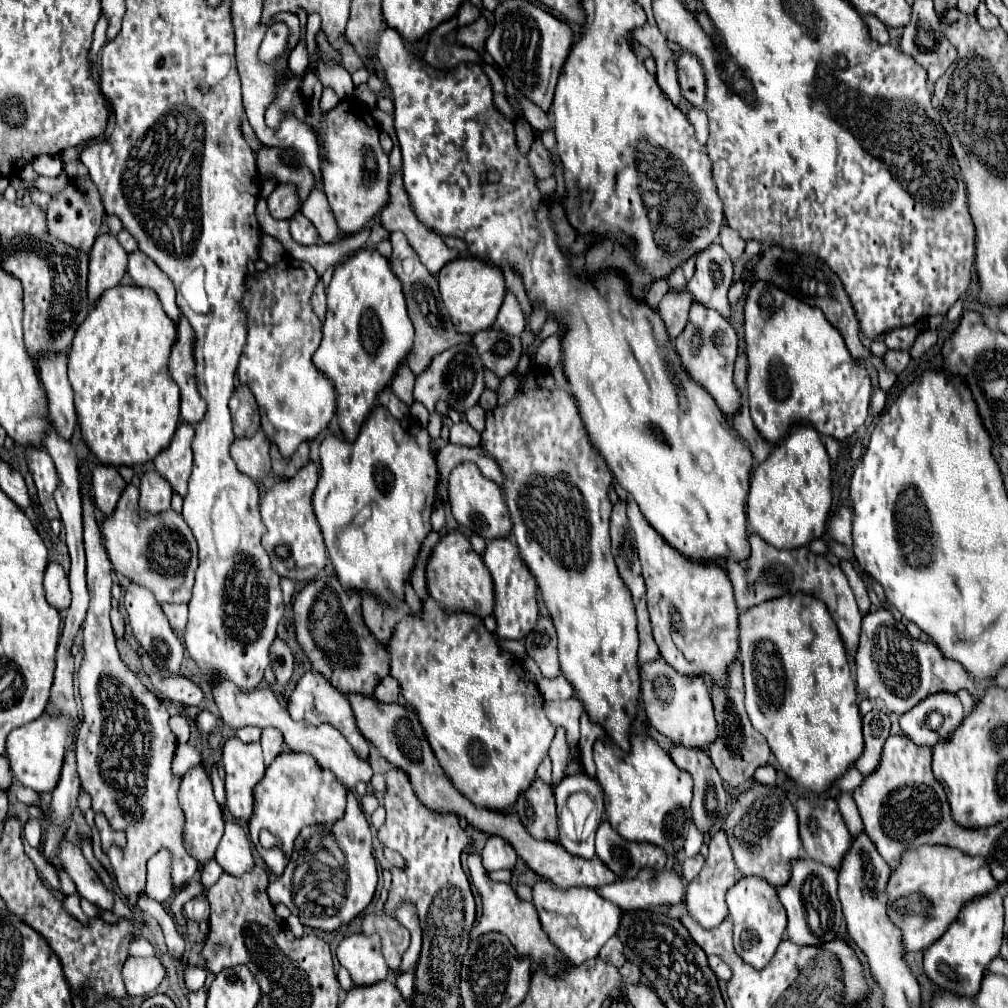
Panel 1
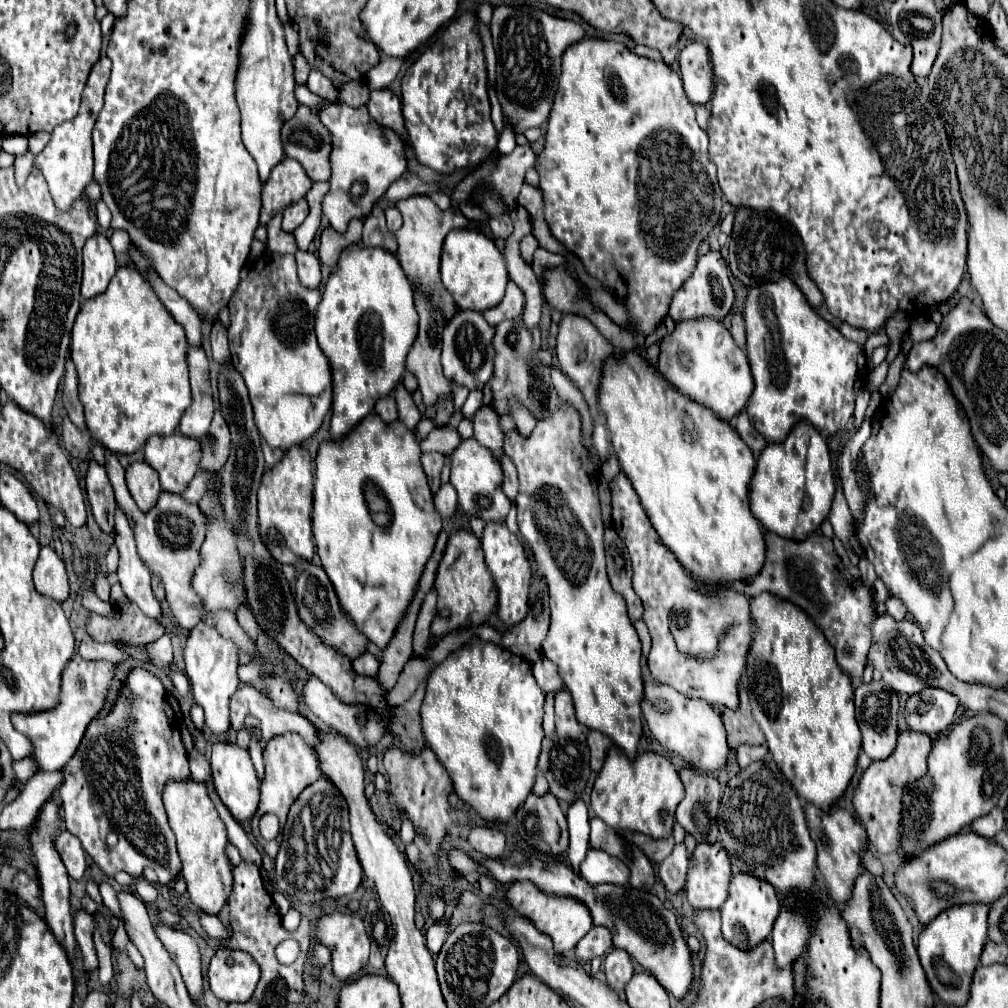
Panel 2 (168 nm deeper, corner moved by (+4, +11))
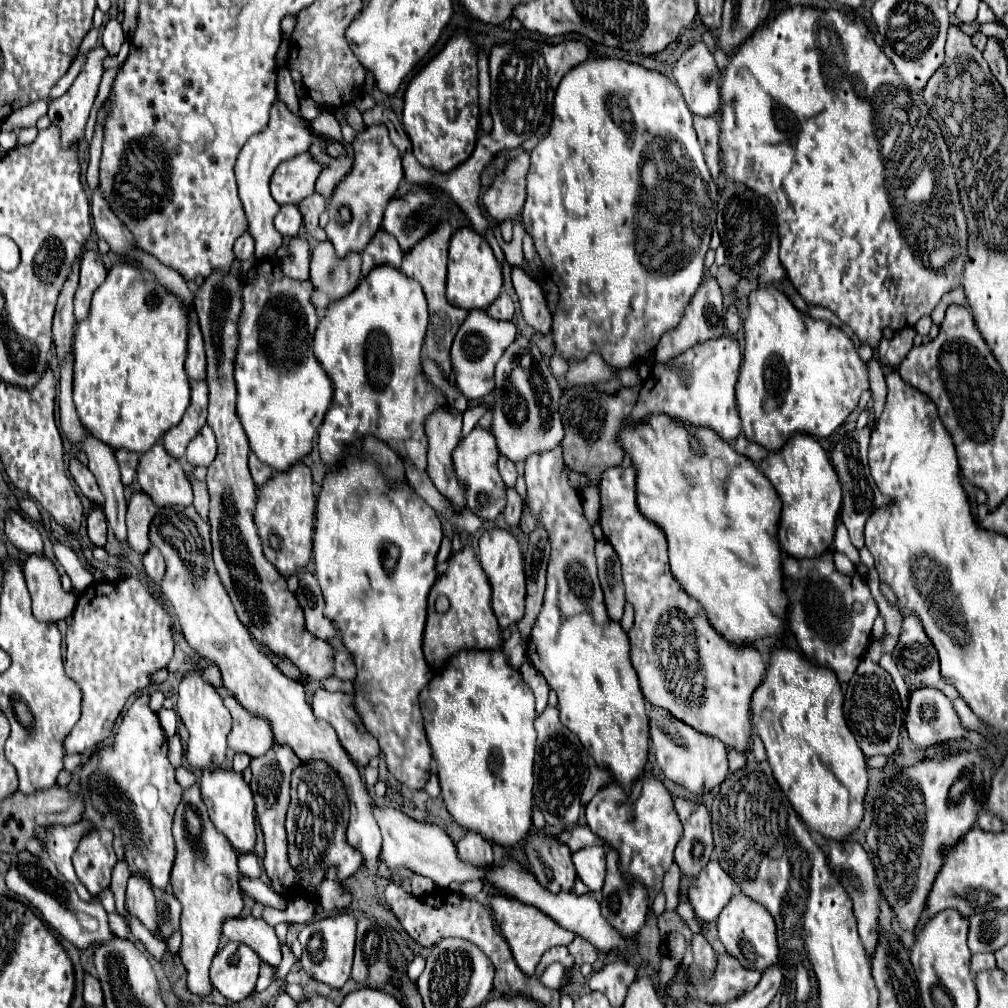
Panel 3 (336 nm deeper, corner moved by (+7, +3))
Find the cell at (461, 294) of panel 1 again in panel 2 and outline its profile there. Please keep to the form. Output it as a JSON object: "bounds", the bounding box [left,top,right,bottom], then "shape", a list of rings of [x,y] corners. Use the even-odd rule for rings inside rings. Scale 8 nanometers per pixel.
{"bounds":[442,230,508,312],"shape":[[[452,230],[446,236],[444,250],[442,250],[442,282],[452,292],[460,310],[476,310],[484,312],[504,298],[504,290],[508,284],[508,272],[504,264],[502,252],[496,244],[482,234],[480,230]]]}

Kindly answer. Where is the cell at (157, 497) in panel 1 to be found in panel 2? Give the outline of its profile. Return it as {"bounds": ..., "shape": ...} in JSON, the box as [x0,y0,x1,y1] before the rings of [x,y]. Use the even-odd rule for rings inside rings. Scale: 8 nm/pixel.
{"bounds":[126,462,162,512],"shape":[[[142,462],[130,464],[126,468],[126,484],[128,484],[130,496],[134,498],[136,506],[142,512],[148,512],[152,506],[156,506],[162,488],[156,472],[148,468],[148,464],[142,464]]]}

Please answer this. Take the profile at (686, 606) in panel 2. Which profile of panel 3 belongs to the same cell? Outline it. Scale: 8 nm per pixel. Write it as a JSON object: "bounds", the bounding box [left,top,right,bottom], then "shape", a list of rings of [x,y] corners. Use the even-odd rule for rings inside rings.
{"bounds":[601,466,765,750],"shape":[[[613,466],[609,468],[605,474],[603,474],[603,480],[601,480],[601,528],[603,528],[603,534],[607,536],[607,540],[613,544],[619,560],[621,560],[621,570],[623,570],[623,582],[625,582],[625,590],[627,590],[627,602],[633,606],[635,610],[635,626],[633,630],[629,632],[629,640],[631,640],[631,662],[637,670],[637,676],[639,676],[639,684],[641,684],[641,690],[643,690],[643,696],[647,702],[655,704],[655,706],[661,706],[665,710],[669,710],[675,718],[683,720],[685,724],[693,726],[697,732],[703,732],[703,734],[709,734],[713,738],[719,738],[727,748],[735,748],[735,750],[749,750],[749,740],[751,740],[751,724],[747,722],[749,720],[749,710],[751,710],[751,694],[753,690],[761,684],[763,680],[763,672],[765,672],[765,662],[761,658],[761,654],[757,652],[755,646],[737,646],[737,644],[731,644],[729,640],[725,642],[725,638],[721,634],[715,632],[715,628],[709,624],[707,620],[707,614],[705,610],[695,602],[695,600],[689,600],[689,596],[685,594],[685,590],[677,584],[677,580],[673,578],[671,570],[669,570],[669,562],[667,562],[667,542],[665,542],[665,536],[663,532],[653,526],[649,520],[645,520],[641,516],[641,512],[637,510],[637,504],[635,504],[635,470],[629,466],[629,468],[621,468],[621,466]]]}

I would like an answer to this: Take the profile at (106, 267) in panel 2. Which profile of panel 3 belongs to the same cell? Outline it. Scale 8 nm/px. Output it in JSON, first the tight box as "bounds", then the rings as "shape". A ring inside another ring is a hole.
{"bounds":[75,250,107,322],"shape":[[[87,250],[81,258],[81,270],[79,270],[79,286],[75,292],[75,320],[81,322],[89,316],[91,296],[93,292],[103,284],[107,276],[107,268],[95,250]]]}

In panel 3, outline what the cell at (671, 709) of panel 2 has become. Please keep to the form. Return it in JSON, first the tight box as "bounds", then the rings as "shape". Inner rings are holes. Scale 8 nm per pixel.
{"bounds":[649,706,729,794],"shape":[[[649,706],[649,734],[651,734],[659,768],[675,784],[687,788],[689,792],[701,794],[701,792],[713,790],[725,780],[729,772],[727,748],[719,740],[713,740],[711,736],[705,736],[695,728],[685,726],[675,716],[669,716],[665,708],[657,708],[657,706]]]}

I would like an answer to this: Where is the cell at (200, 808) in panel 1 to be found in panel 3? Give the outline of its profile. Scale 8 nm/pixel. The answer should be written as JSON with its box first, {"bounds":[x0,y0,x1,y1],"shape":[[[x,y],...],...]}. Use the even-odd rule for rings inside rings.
{"bounds":[171,786,243,994],"shape":[[[191,786],[183,792],[183,798],[175,810],[173,818],[173,838],[177,846],[175,866],[171,872],[171,886],[177,900],[183,904],[181,914],[181,960],[187,968],[187,986],[193,994],[207,994],[211,990],[209,982],[209,966],[217,952],[217,944],[221,938],[221,928],[227,920],[235,918],[243,910],[243,894],[239,888],[239,870],[237,870],[237,852],[225,840],[221,832],[213,826],[207,814],[207,806],[203,804],[199,786]],[[193,808],[201,818],[201,834],[191,836],[187,832],[185,810]]]}

